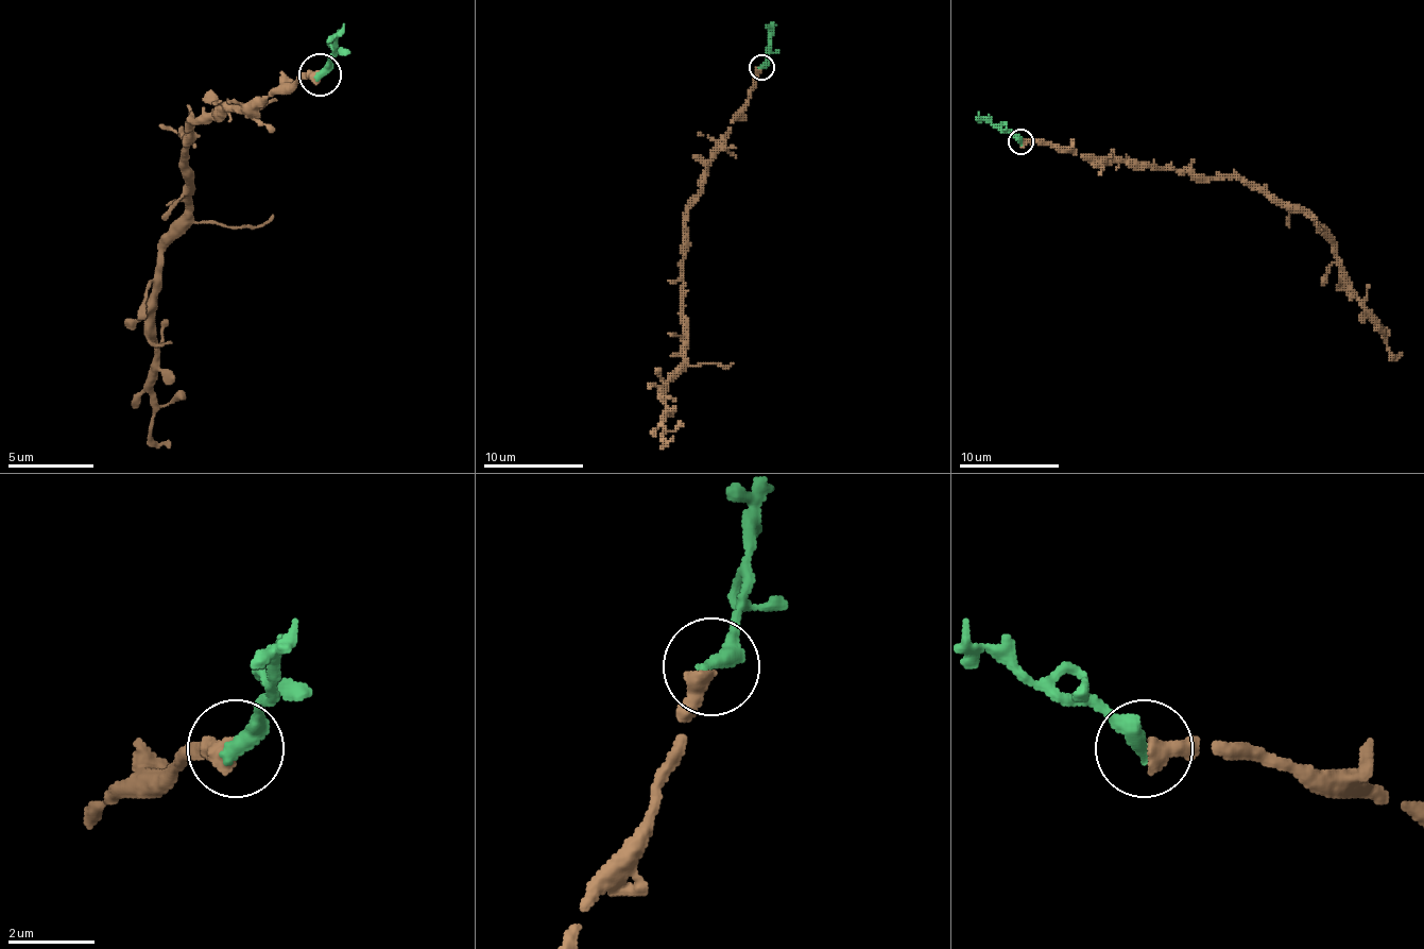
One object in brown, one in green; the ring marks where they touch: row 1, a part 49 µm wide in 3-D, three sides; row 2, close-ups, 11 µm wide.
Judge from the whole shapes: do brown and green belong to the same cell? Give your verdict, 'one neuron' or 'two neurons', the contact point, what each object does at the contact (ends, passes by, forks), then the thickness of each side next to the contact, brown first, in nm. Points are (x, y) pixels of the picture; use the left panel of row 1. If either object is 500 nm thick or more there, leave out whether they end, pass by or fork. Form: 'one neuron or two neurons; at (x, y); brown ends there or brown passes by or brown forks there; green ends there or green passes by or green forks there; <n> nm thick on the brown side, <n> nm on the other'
one neuron; at (320, 74); brown ends there; green ends there; 440 nm thick on the brown side, 420 nm on the other

